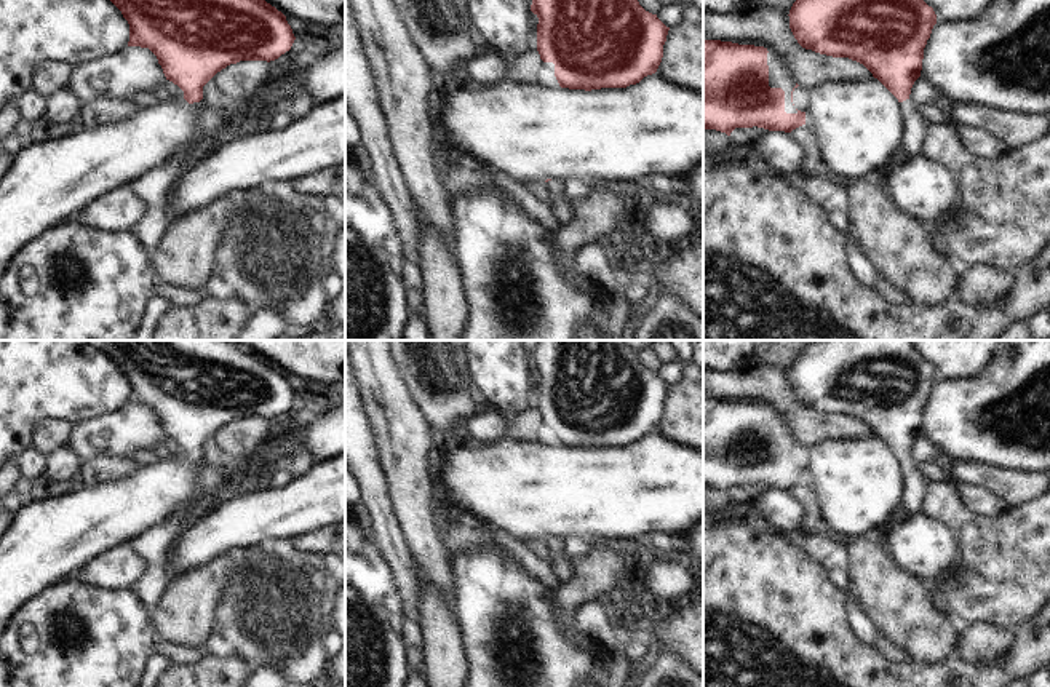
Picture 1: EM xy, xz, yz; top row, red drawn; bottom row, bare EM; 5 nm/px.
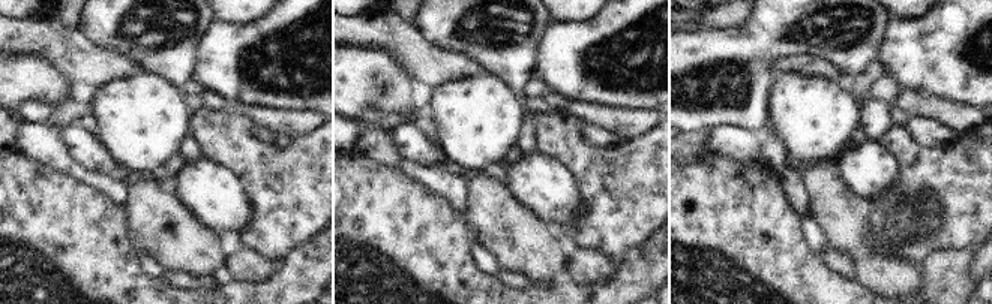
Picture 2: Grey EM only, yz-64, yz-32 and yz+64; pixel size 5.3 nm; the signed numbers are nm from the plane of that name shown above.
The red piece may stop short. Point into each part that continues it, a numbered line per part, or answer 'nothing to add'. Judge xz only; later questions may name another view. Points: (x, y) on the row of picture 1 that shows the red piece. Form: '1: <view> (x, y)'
1: xz (553, 186)

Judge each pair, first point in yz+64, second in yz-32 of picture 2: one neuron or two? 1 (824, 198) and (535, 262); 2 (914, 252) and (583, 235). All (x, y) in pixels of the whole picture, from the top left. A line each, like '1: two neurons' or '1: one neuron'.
1: one neuron
2: one neuron

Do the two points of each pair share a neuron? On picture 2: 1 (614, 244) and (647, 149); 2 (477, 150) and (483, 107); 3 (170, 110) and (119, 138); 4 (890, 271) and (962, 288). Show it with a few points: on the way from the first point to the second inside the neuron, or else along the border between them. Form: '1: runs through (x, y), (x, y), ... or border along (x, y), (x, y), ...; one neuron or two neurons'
1: runs through (640, 226), (647, 219), (647, 174); one neuron
2: runs through (477, 140), (477, 134), (482, 129), (482, 117); one neuron
3: runs through (158, 116), (153, 120), (143, 120), (131, 126); one neuron
4: border along (919, 265), (925, 288); two neurons

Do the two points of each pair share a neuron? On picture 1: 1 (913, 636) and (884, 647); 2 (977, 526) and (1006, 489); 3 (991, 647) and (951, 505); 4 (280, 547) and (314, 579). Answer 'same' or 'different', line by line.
1: different
2: different
3: different
4: same

